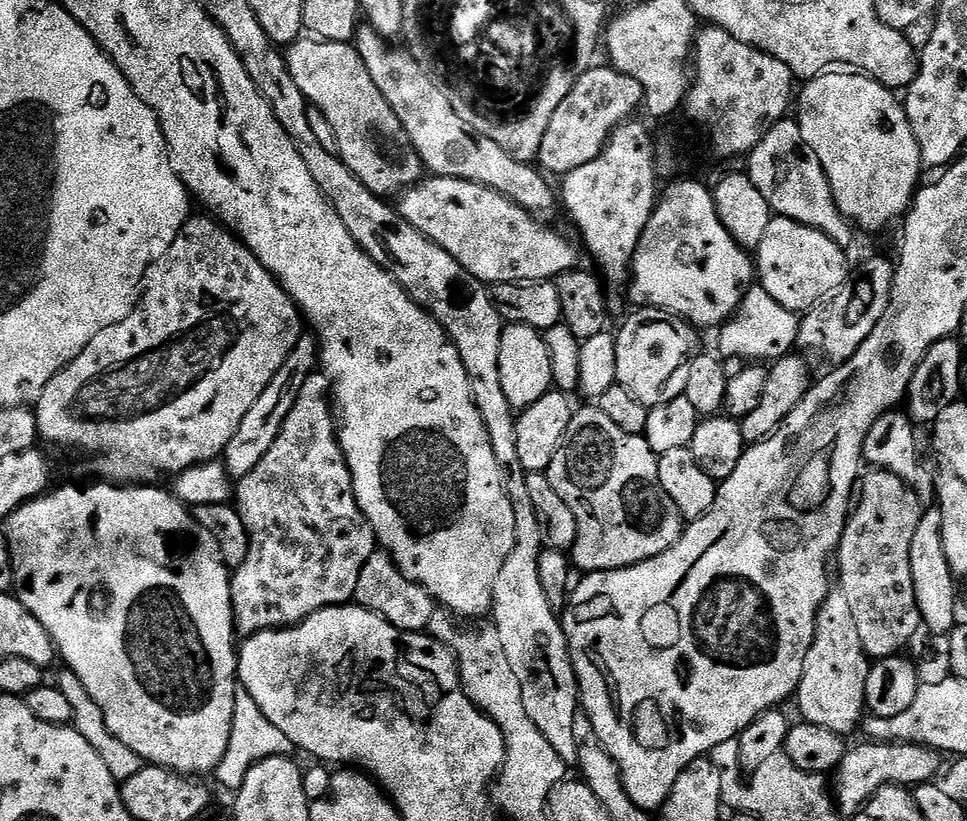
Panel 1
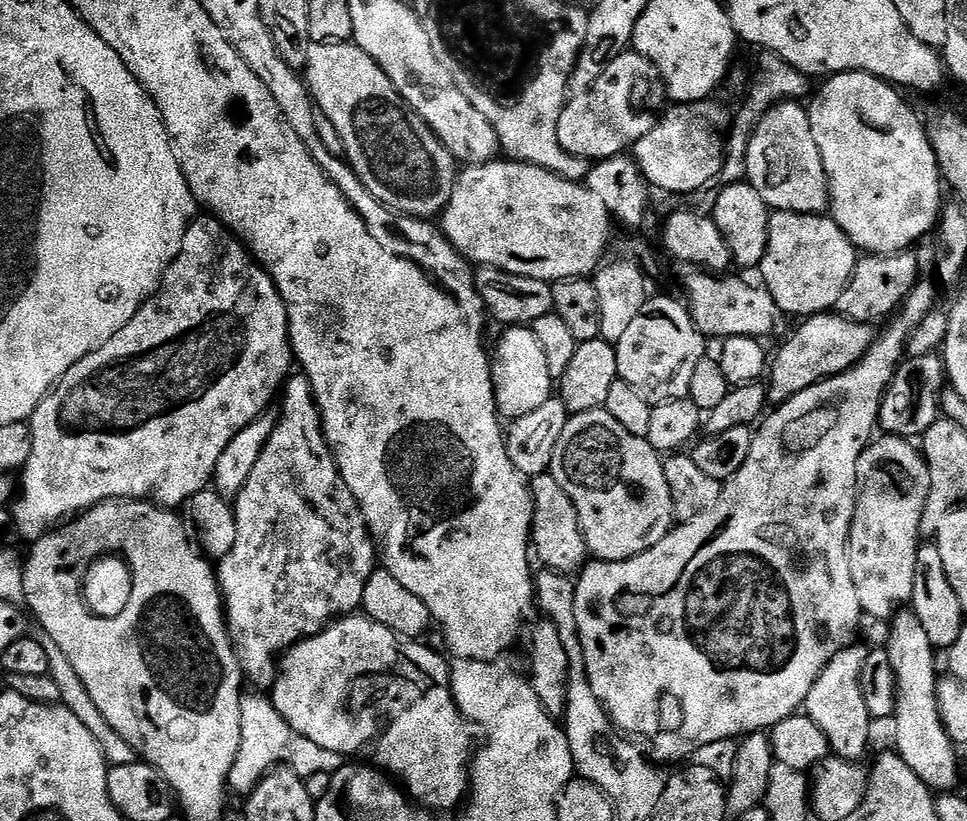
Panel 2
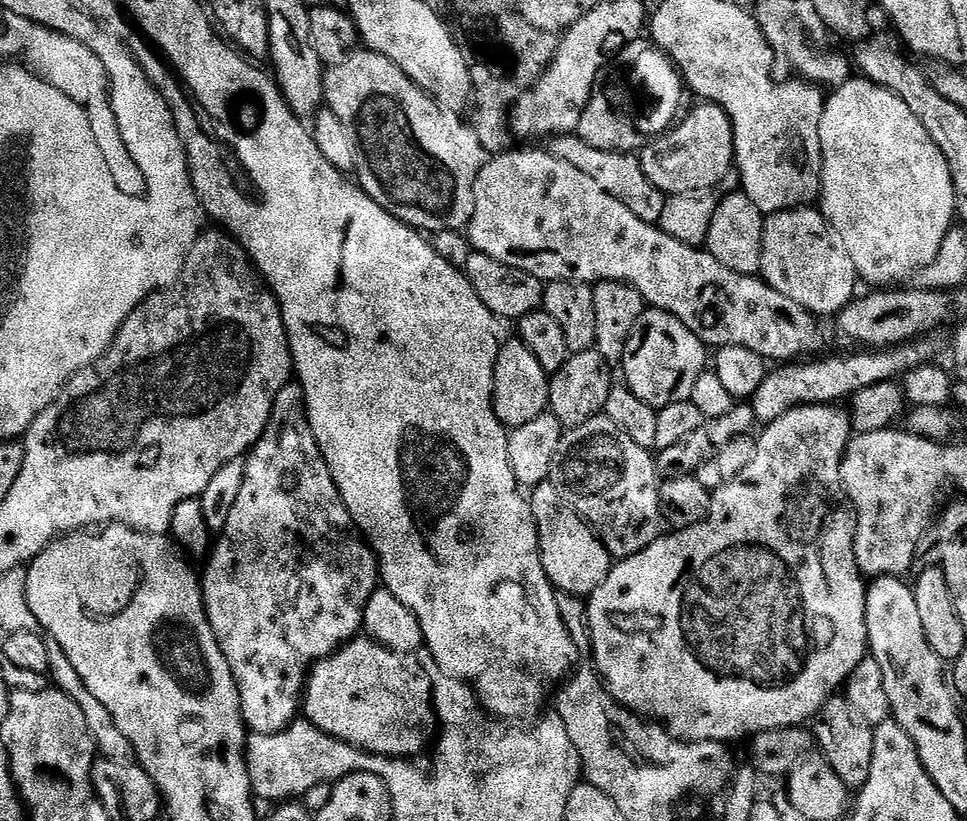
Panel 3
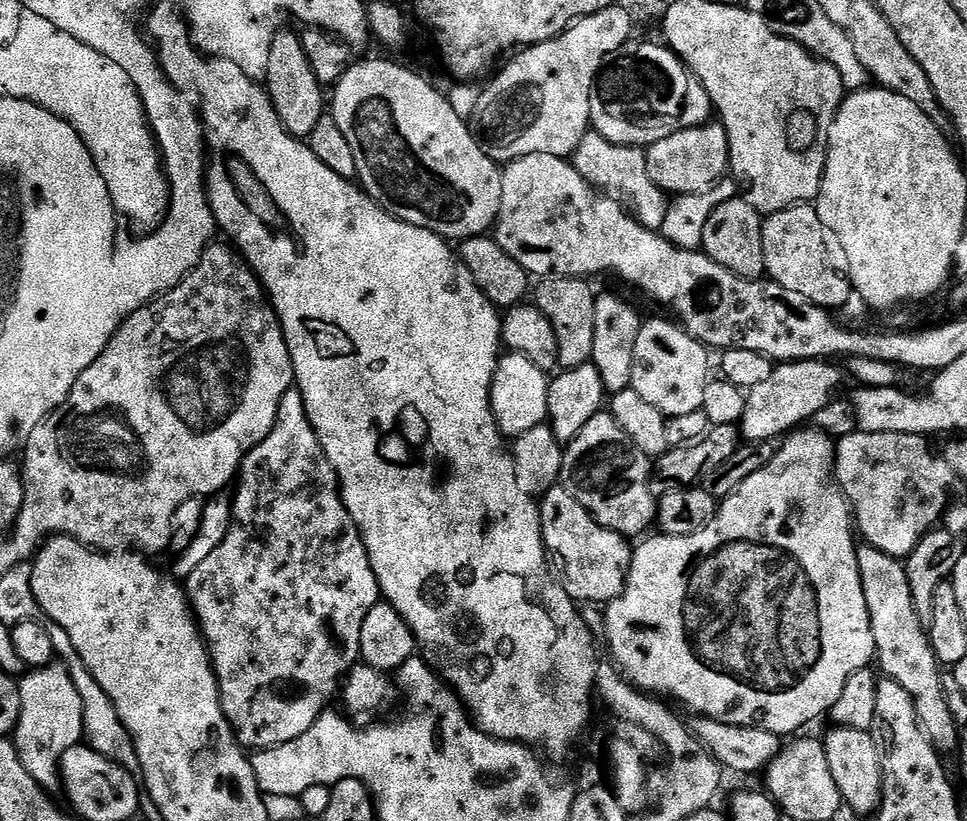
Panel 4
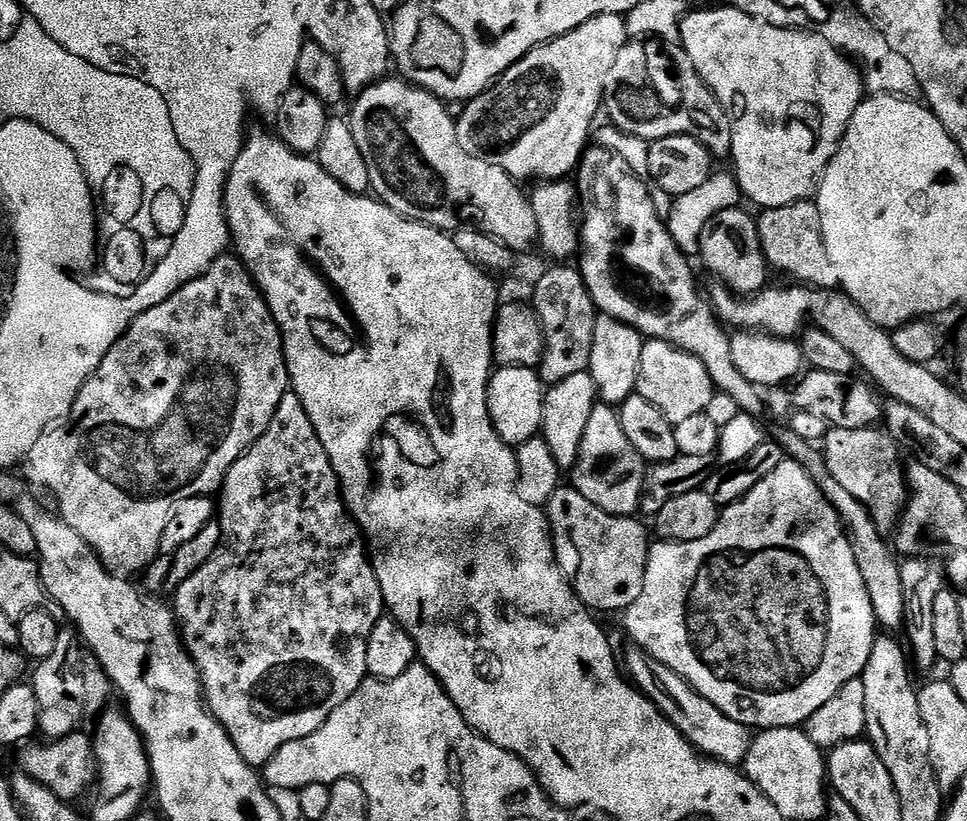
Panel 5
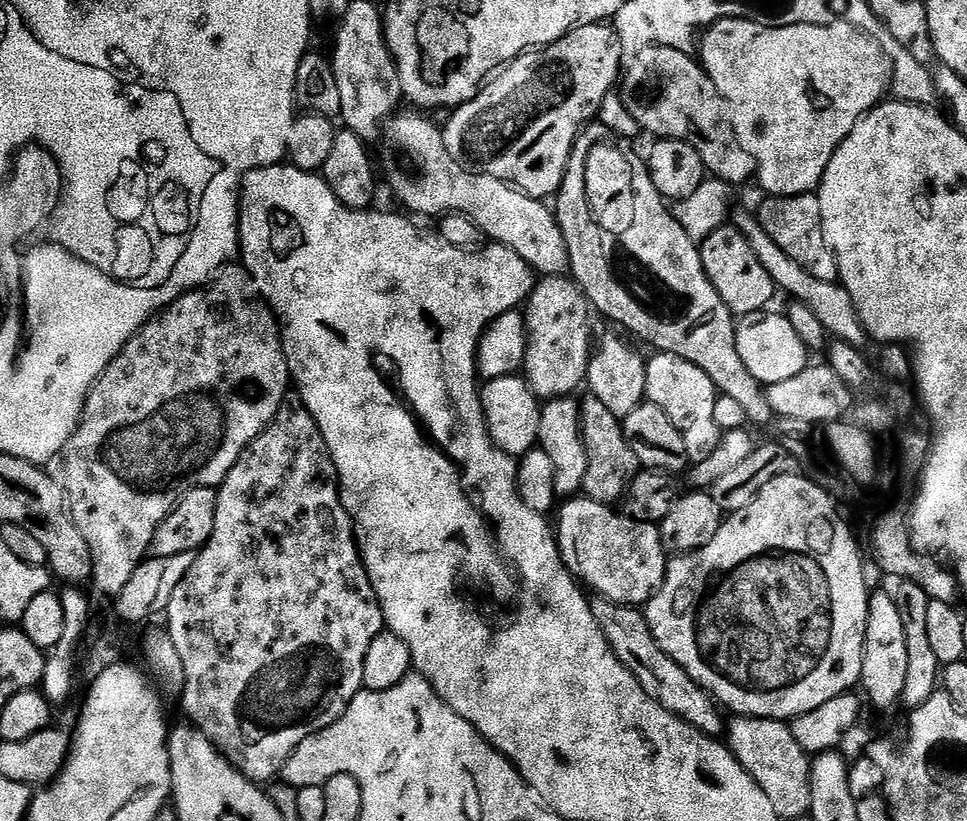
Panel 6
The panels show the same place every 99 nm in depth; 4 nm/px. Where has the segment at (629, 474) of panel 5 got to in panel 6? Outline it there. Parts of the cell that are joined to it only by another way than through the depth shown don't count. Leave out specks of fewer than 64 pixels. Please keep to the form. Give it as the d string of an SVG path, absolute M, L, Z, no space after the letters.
M588 394L585 397L580 400L580 429L584 432L588 469L582 492L589 500L612 506L617 503L615 500L625 499L634 479L632 471L638 468L636 456L628 445L621 417L610 414L610 410L606 410L606 406L596 396Z

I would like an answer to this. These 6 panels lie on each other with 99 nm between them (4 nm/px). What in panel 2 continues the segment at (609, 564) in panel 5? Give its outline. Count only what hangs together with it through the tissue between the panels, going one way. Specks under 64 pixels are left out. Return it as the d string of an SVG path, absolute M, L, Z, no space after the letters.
M551 474L531 477L530 491L532 494L530 544L534 549L535 559L537 556L543 567L552 568L556 572L565 574L572 574L583 569L590 553L580 529L578 510L570 498L570 494L566 494L566 490L562 490L562 486L558 486L558 482Z

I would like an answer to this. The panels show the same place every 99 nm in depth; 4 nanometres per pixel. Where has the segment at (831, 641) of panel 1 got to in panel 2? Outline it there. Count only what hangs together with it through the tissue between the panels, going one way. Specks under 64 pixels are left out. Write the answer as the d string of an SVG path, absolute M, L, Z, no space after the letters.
M849 646L834 654L814 686L810 686L810 694L804 700L803 711L818 725L818 730L826 734L831 755L860 762L865 759L864 751L868 748L874 721L870 710L866 710L866 698L862 698L860 685L862 666L866 662L869 649L856 647Z

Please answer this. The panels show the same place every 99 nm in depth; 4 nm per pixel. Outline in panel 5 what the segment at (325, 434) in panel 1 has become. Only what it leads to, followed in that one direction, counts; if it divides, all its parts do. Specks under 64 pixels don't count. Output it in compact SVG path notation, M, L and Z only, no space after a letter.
M289 390L285 394L282 402L278 402L278 410L274 410L274 418L270 422L270 426L266 426L263 434L249 444L248 449L234 462L234 466L230 466L230 470L224 479L224 486L218 493L218 523L220 526L220 544L214 550L212 557L201 568L194 570L194 574L190 574L190 578L186 578L186 582L182 582L177 586L174 593L174 599L176 599L174 615L178 621L180 639L184 642L184 649L188 651L190 658L195 662L196 669L200 671L200 685L204 687L204 702L208 705L208 711L226 730L226 734L232 739L238 754L242 754L244 761L253 766L263 766L266 762L270 762L270 758L274 758L274 754L278 754L278 750L282 750L282 746L286 746L286 742L294 742L298 738L306 738L306 734L314 734L314 730L318 730L322 726L322 722L326 722L326 718L330 718L330 714L334 714L334 710L338 710L338 706L342 706L342 702L346 702L346 698L350 698L350 694L354 694L354 690L358 690L358 686L364 683L368 676L366 646L370 642L370 634L374 630L374 626L378 626L381 616L385 615L386 612L382 586L378 586L378 578L372 569L360 525L352 519L352 513L344 504L344 497L340 495L340 480L336 476L334 466L326 454L326 446L322 446L322 442L314 430L314 422L310 422L310 414L306 414L306 406L302 406L296 392Z

